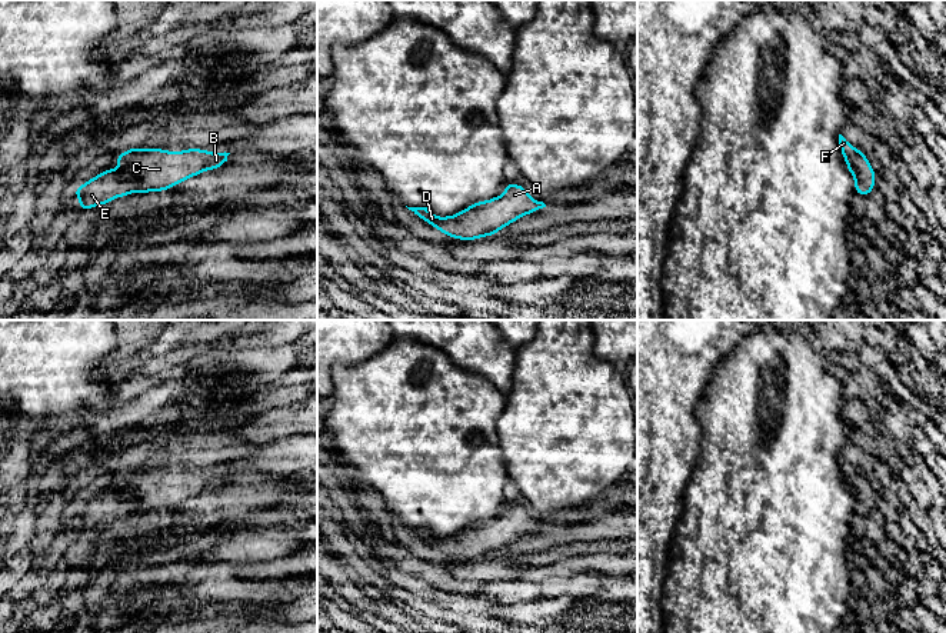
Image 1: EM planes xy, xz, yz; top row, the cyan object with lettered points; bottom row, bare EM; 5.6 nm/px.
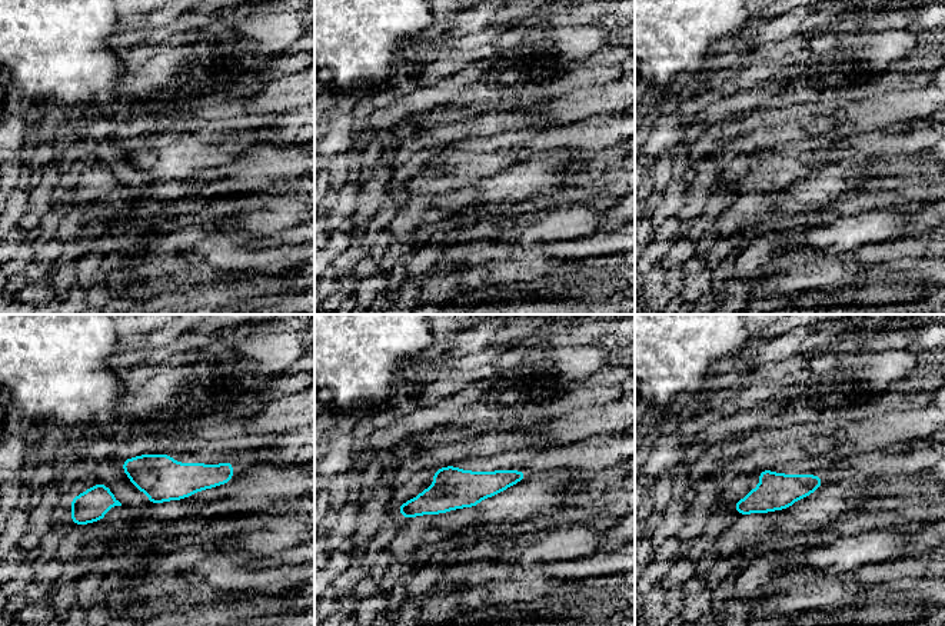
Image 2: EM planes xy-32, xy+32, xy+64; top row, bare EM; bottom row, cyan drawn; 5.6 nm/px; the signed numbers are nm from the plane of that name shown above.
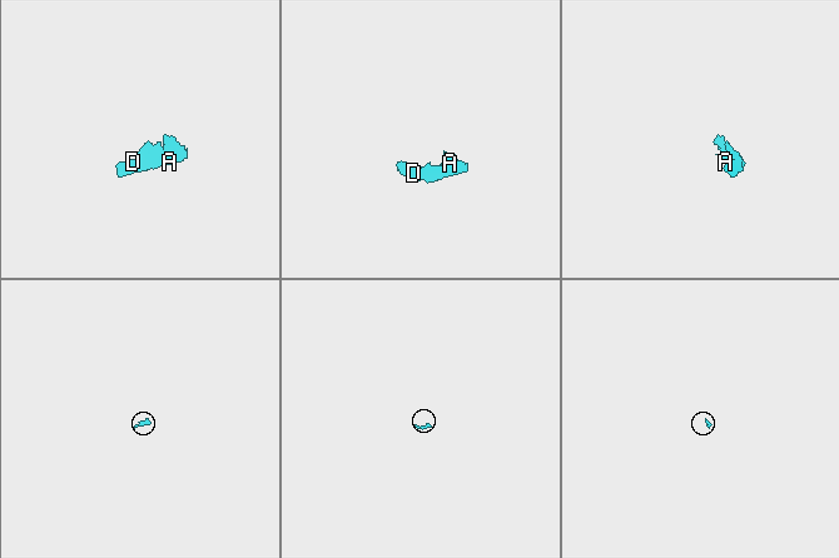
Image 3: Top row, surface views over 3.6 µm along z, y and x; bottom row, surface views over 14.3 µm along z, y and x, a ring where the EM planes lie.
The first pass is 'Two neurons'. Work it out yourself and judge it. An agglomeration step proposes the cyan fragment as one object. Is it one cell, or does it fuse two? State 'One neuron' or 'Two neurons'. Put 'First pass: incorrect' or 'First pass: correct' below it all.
One neuron
First pass: incorrect

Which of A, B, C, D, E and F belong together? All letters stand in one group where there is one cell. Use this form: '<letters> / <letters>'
A B C D E F

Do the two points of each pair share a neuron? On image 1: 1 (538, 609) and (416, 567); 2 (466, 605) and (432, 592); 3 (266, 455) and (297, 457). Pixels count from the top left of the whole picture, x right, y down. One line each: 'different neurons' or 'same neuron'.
1: different neurons
2: same neuron
3: same neuron

